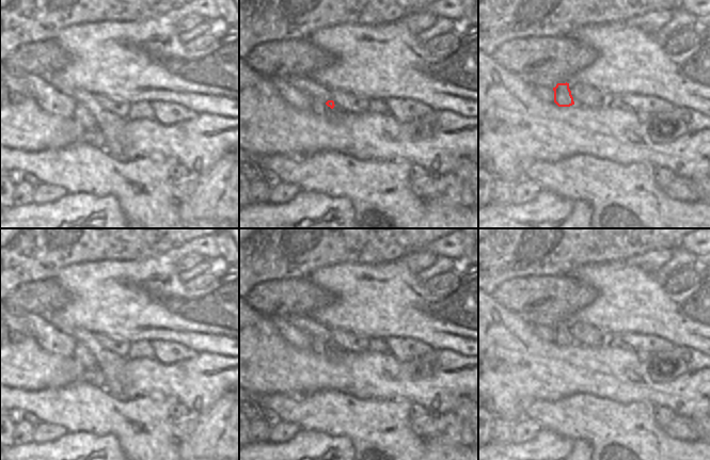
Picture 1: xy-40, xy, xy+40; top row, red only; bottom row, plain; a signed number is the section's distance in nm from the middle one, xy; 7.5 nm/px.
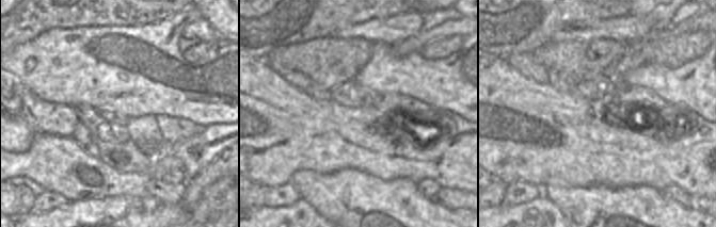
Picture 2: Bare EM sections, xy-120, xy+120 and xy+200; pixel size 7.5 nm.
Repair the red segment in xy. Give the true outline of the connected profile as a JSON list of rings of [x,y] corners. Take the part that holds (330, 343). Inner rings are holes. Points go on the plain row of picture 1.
[[[315,337],[311,347],[318,354],[325,356],[335,356],[342,352],[342,350],[334,344],[333,339],[320,339]]]

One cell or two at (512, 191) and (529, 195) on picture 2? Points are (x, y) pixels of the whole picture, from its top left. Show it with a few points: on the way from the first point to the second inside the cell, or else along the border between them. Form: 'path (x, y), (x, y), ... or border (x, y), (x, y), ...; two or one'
path (516, 193), (525, 193); one

